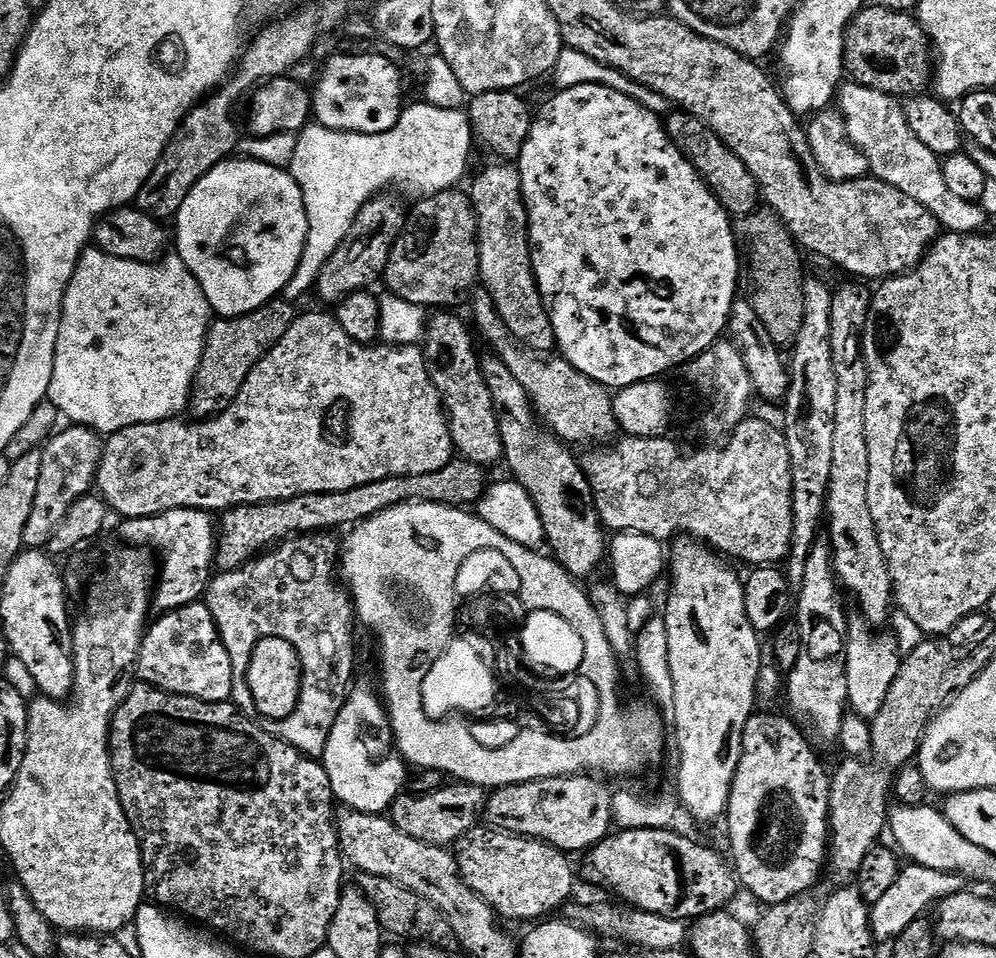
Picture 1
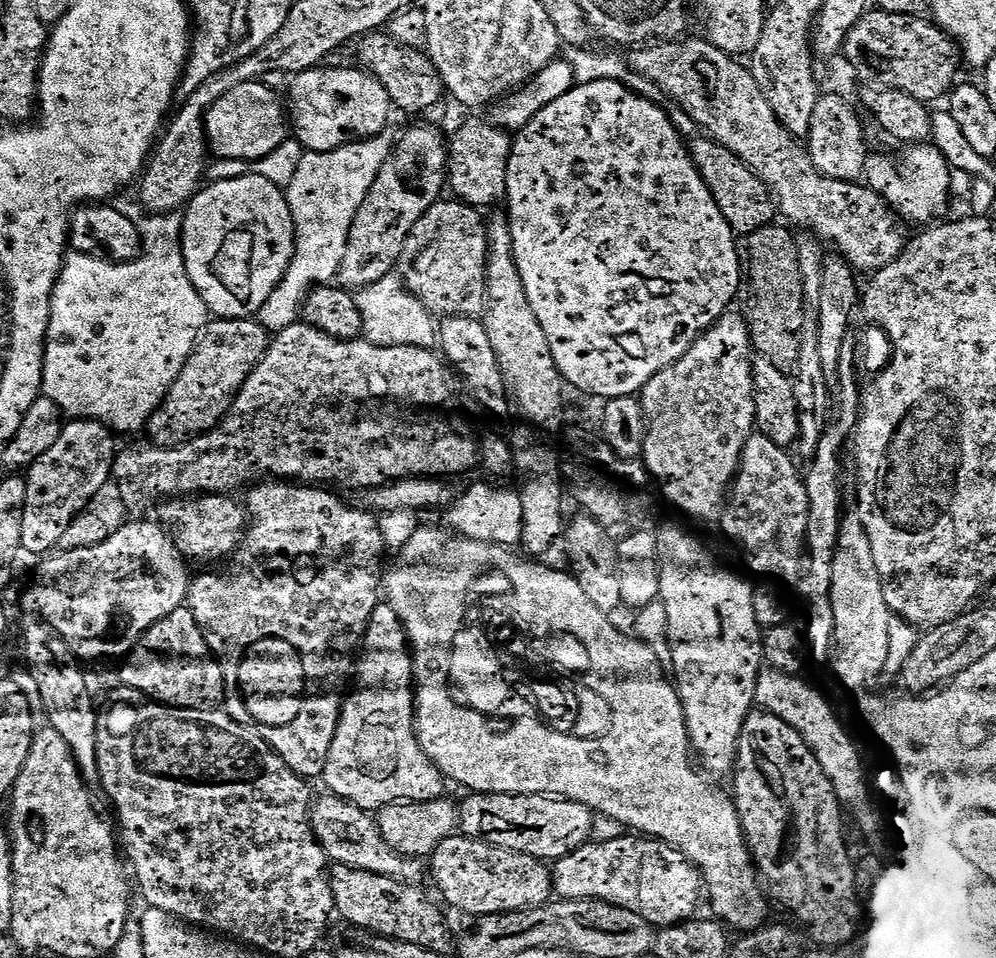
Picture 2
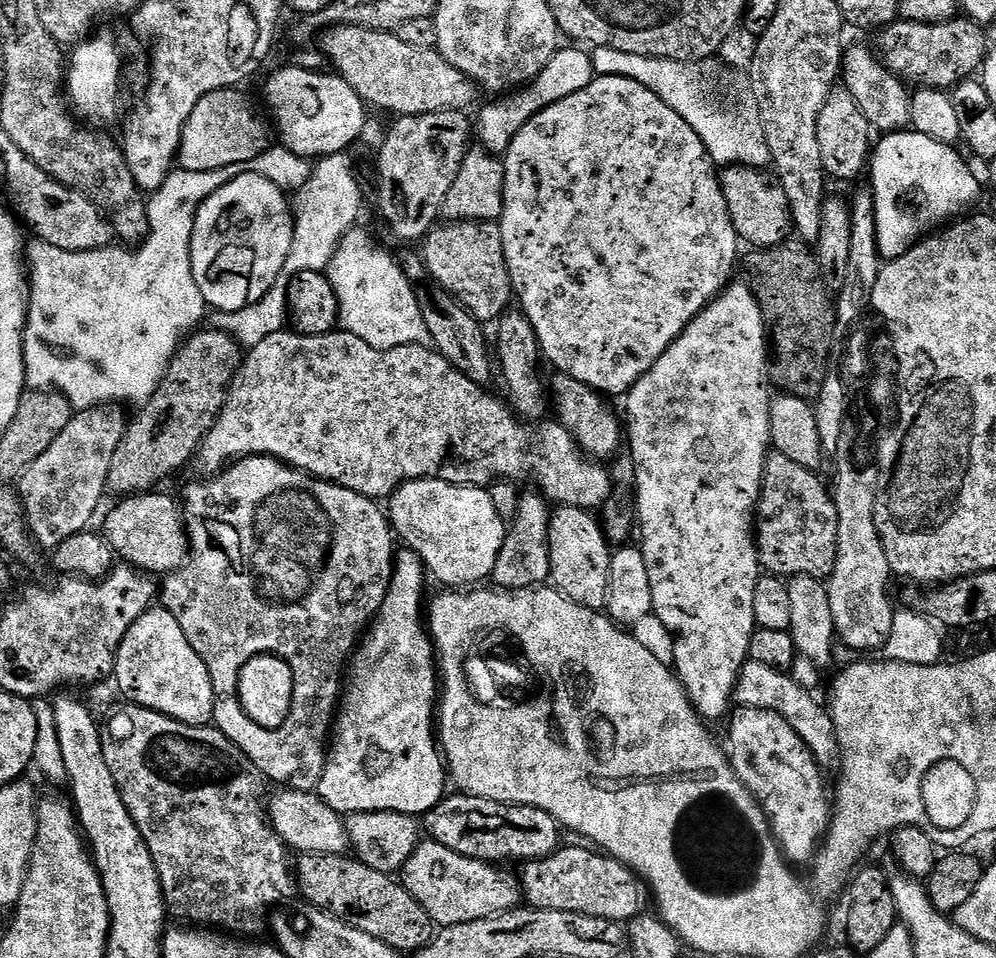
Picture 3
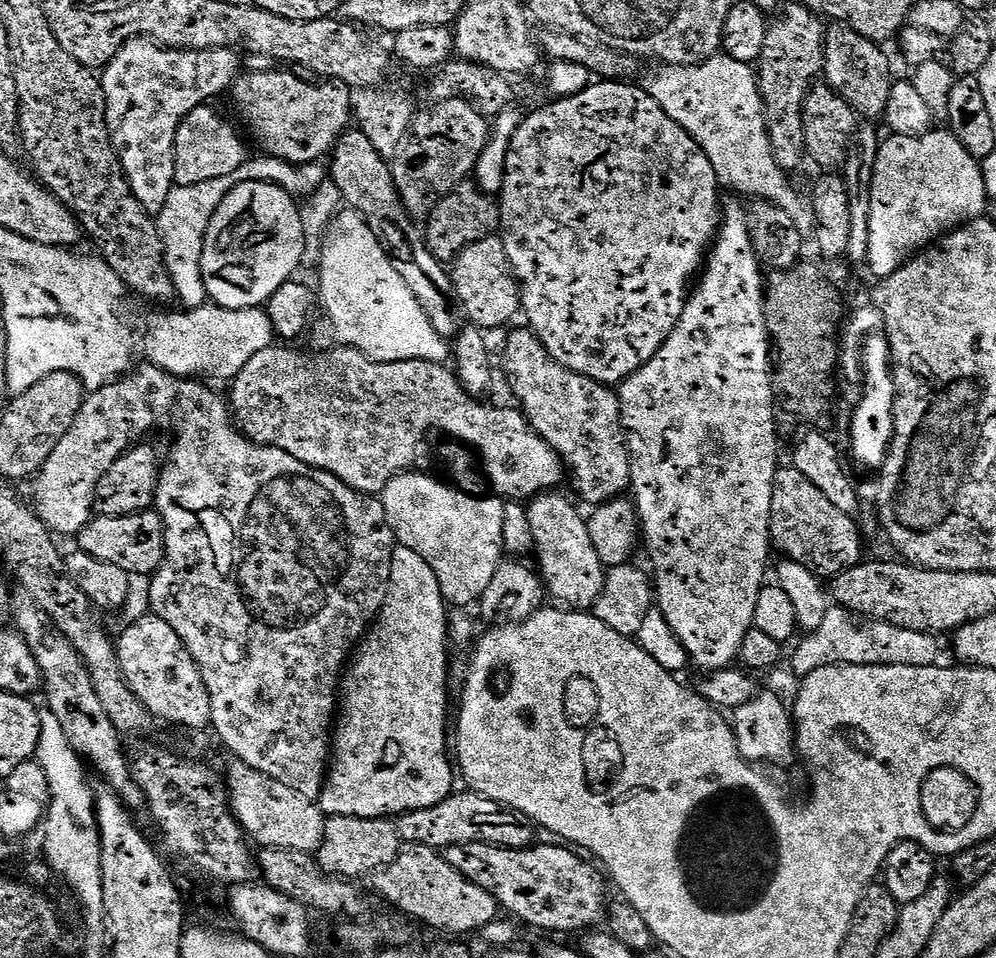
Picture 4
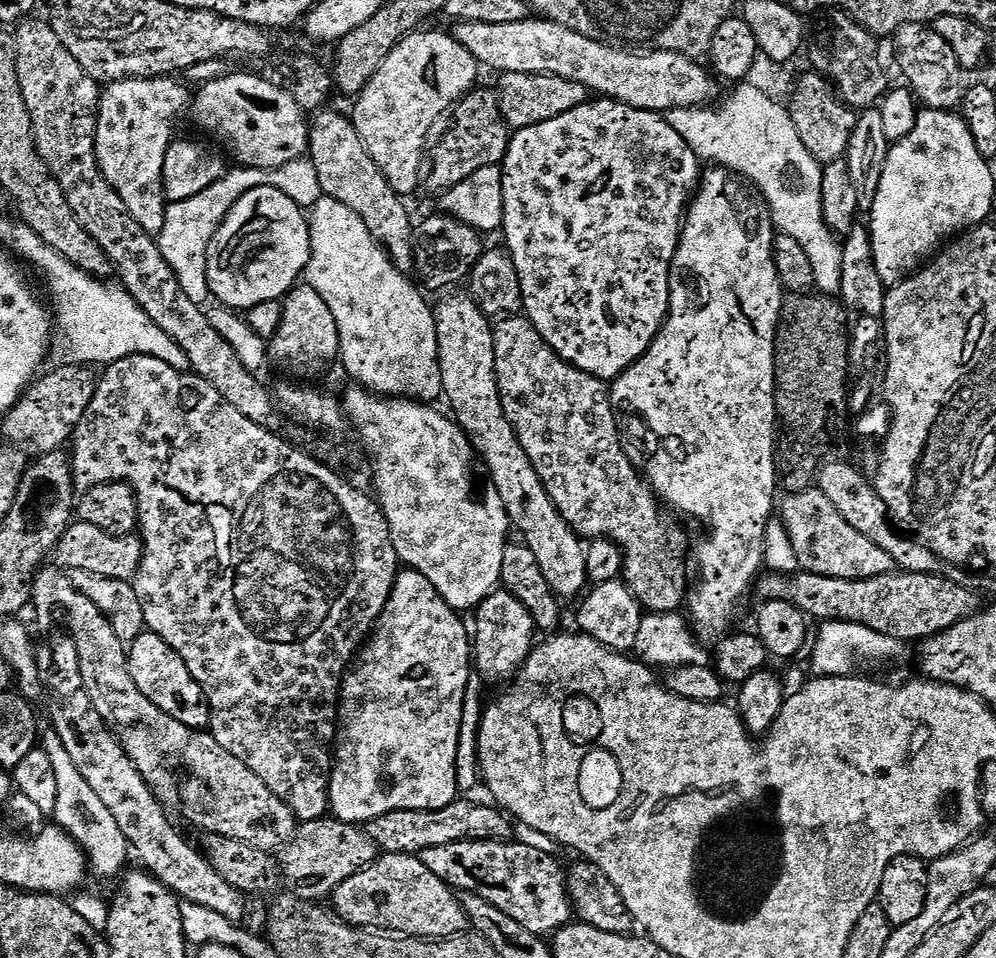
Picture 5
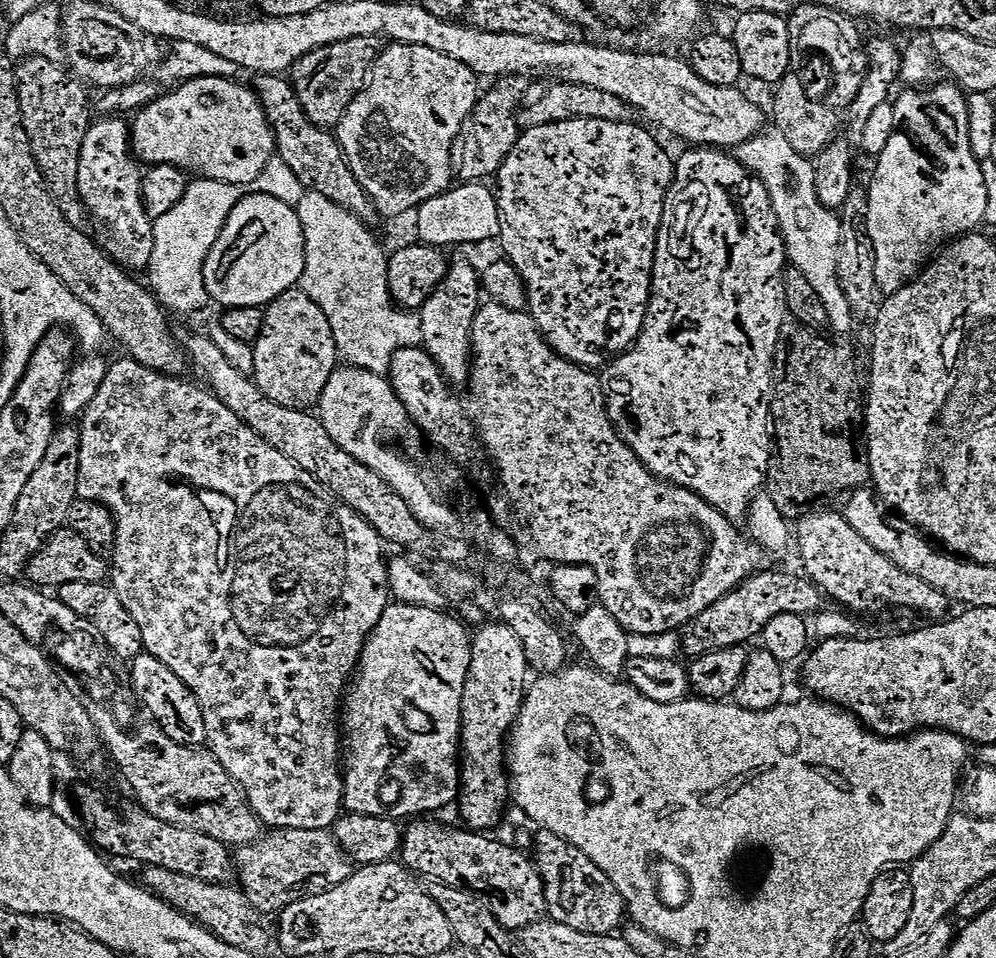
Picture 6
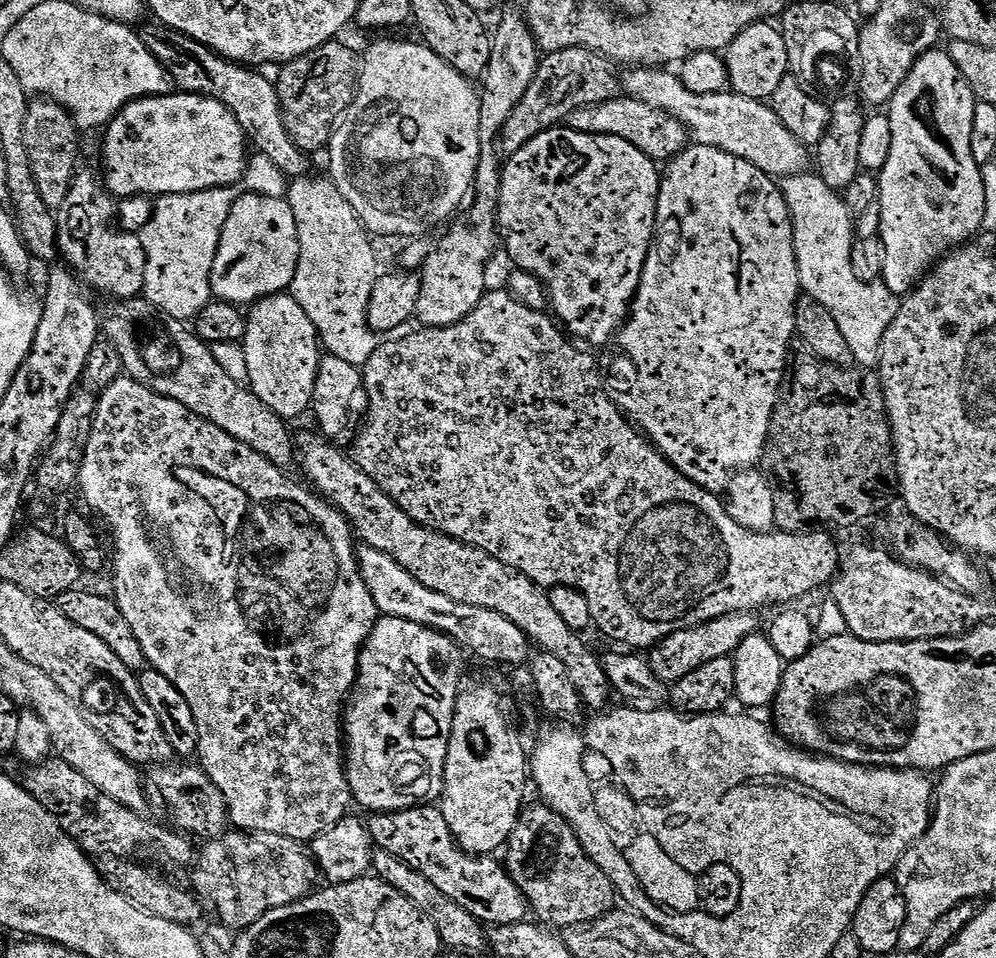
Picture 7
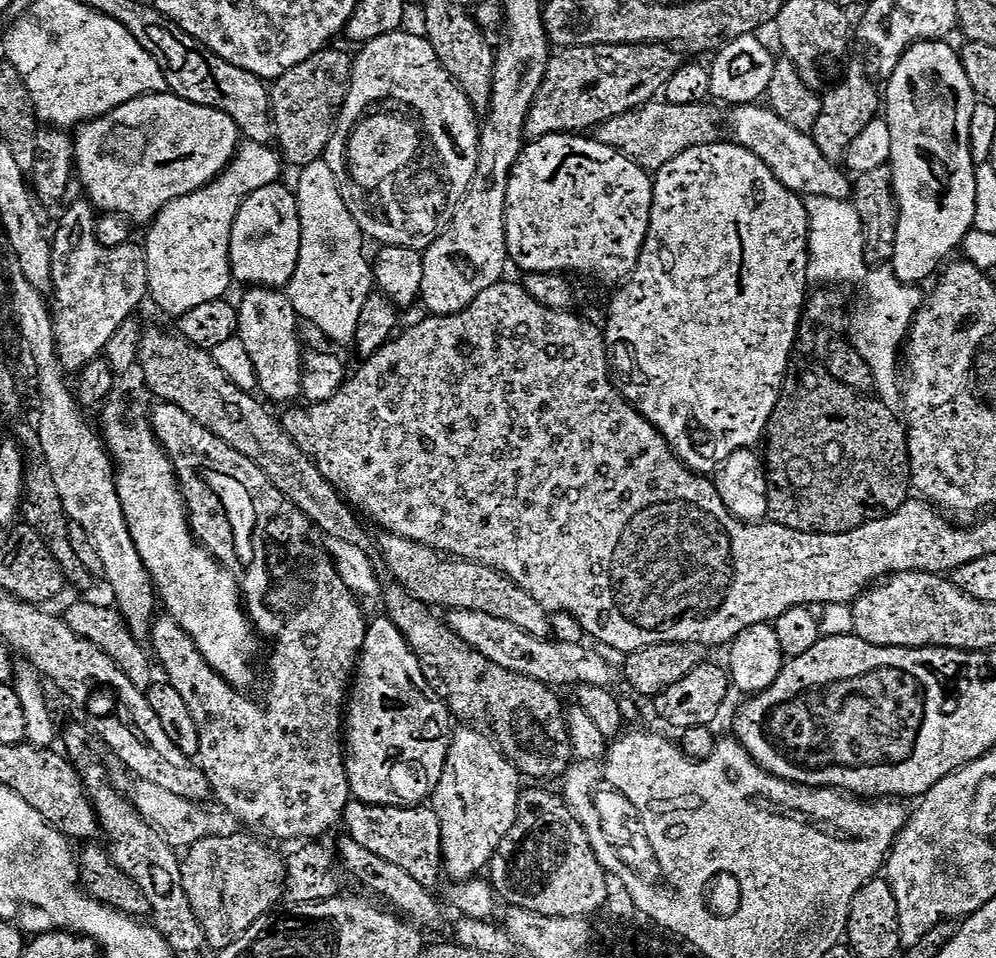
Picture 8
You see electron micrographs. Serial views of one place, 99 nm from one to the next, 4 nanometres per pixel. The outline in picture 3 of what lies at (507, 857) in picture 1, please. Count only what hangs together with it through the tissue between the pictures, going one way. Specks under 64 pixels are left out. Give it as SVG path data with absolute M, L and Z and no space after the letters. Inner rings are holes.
M431 838L421 839L414 854L404 863L402 869L402 883L408 892L431 914L437 925L447 926L474 922L478 918L490 918L517 907L522 900L522 880L519 875L507 872L507 867L497 866L487 860L476 860L472 856L450 850L450 846L442 846Z

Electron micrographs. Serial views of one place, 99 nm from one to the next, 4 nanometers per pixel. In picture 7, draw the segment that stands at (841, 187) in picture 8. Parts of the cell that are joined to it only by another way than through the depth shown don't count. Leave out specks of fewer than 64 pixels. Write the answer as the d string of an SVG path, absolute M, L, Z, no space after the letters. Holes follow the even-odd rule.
M642 68L630 73L628 78L627 95L673 113L694 133L697 141L715 144L738 157L744 157L773 178L793 176L809 167L809 149L786 128L782 118L778 118L778 114L774 114L765 101L746 98L731 90L710 94L691 93L675 71L663 72L660 68Z

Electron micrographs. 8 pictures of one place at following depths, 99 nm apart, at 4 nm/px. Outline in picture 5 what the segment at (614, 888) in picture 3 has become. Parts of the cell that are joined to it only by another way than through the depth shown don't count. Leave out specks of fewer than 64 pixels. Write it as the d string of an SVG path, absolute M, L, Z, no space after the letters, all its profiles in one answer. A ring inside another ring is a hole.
M463 840L446 846L430 846L430 850L419 853L420 861L430 870L430 874L438 874L448 887L461 893L473 892L475 896L486 898L490 906L498 906L502 914L510 914L514 922L526 926L541 938L555 933L558 928L565 928L573 923L572 903L568 901L566 872L548 852L535 848L532 844L516 844L502 840Z

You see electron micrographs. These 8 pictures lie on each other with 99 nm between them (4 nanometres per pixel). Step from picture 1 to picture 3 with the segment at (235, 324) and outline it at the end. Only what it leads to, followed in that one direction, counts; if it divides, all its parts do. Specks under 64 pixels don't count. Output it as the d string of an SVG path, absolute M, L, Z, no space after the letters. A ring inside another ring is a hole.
M209 327L208 332L204 331L197 331L188 337L172 360L168 375L164 377L159 390L137 411L140 413L136 417L131 417L128 427L124 429L122 442L114 454L110 470L106 473L107 491L111 495L113 492L116 498L139 496L159 489L163 480L170 479L179 468L190 464L193 457L199 453L200 445L207 438L208 431L216 425L216 419L220 417L220 411L228 400L228 390L242 365L242 345L229 332L222 332L214 327Z

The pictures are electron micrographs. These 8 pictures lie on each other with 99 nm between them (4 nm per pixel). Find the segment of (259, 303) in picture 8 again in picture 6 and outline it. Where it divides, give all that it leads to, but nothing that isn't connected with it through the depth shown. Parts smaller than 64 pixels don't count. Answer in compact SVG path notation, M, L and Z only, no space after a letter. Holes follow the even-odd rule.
M302 288L284 291L265 307L262 333L251 345L252 379L268 400L280 406L315 407L340 359L329 319Z

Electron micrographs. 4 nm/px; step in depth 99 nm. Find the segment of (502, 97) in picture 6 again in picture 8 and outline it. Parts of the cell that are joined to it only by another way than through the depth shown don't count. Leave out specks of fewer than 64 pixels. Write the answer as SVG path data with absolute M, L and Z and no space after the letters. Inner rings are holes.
M595 44L557 51L529 107L525 137L533 141L563 132L584 134L618 114L653 103L682 65L676 52L675 47L666 44Z

